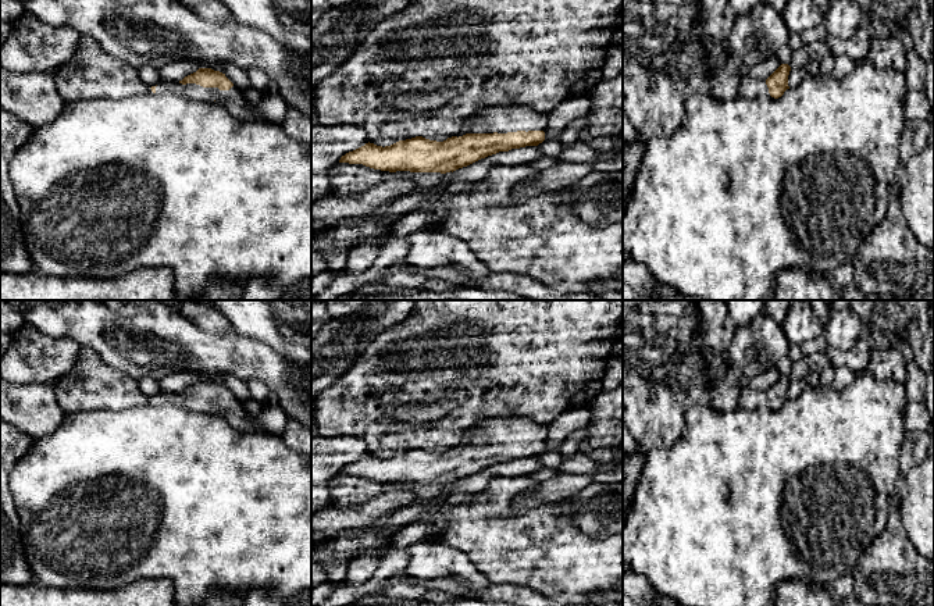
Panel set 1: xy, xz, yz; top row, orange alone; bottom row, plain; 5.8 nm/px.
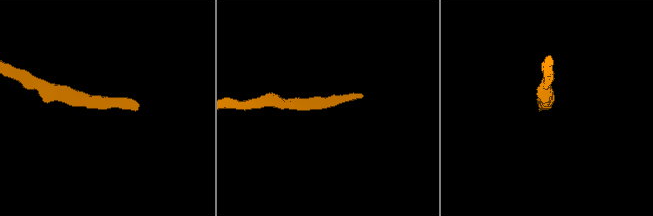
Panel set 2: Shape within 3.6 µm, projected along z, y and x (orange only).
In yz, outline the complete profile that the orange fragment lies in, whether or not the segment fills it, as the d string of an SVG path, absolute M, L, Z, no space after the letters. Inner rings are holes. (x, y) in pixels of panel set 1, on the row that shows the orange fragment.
M781 64L766 81L745 76L739 85L739 96L748 99L756 99L759 96L781 97L789 89L789 71L791 67L788 64Z

